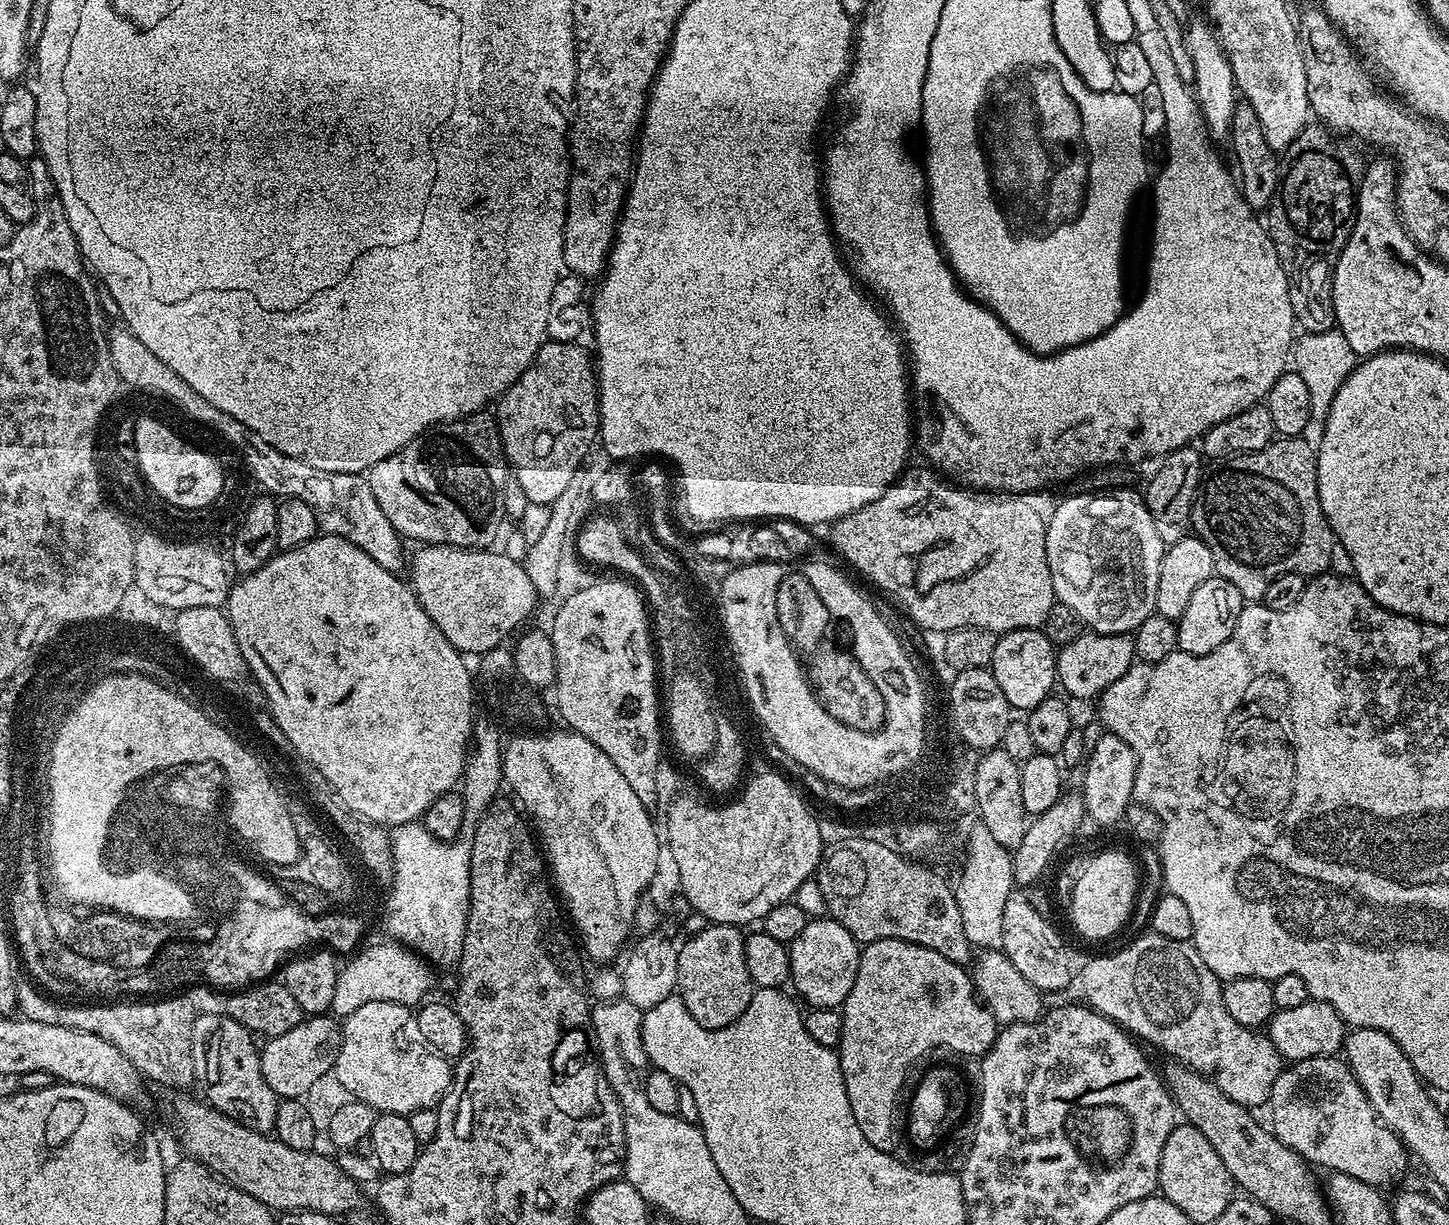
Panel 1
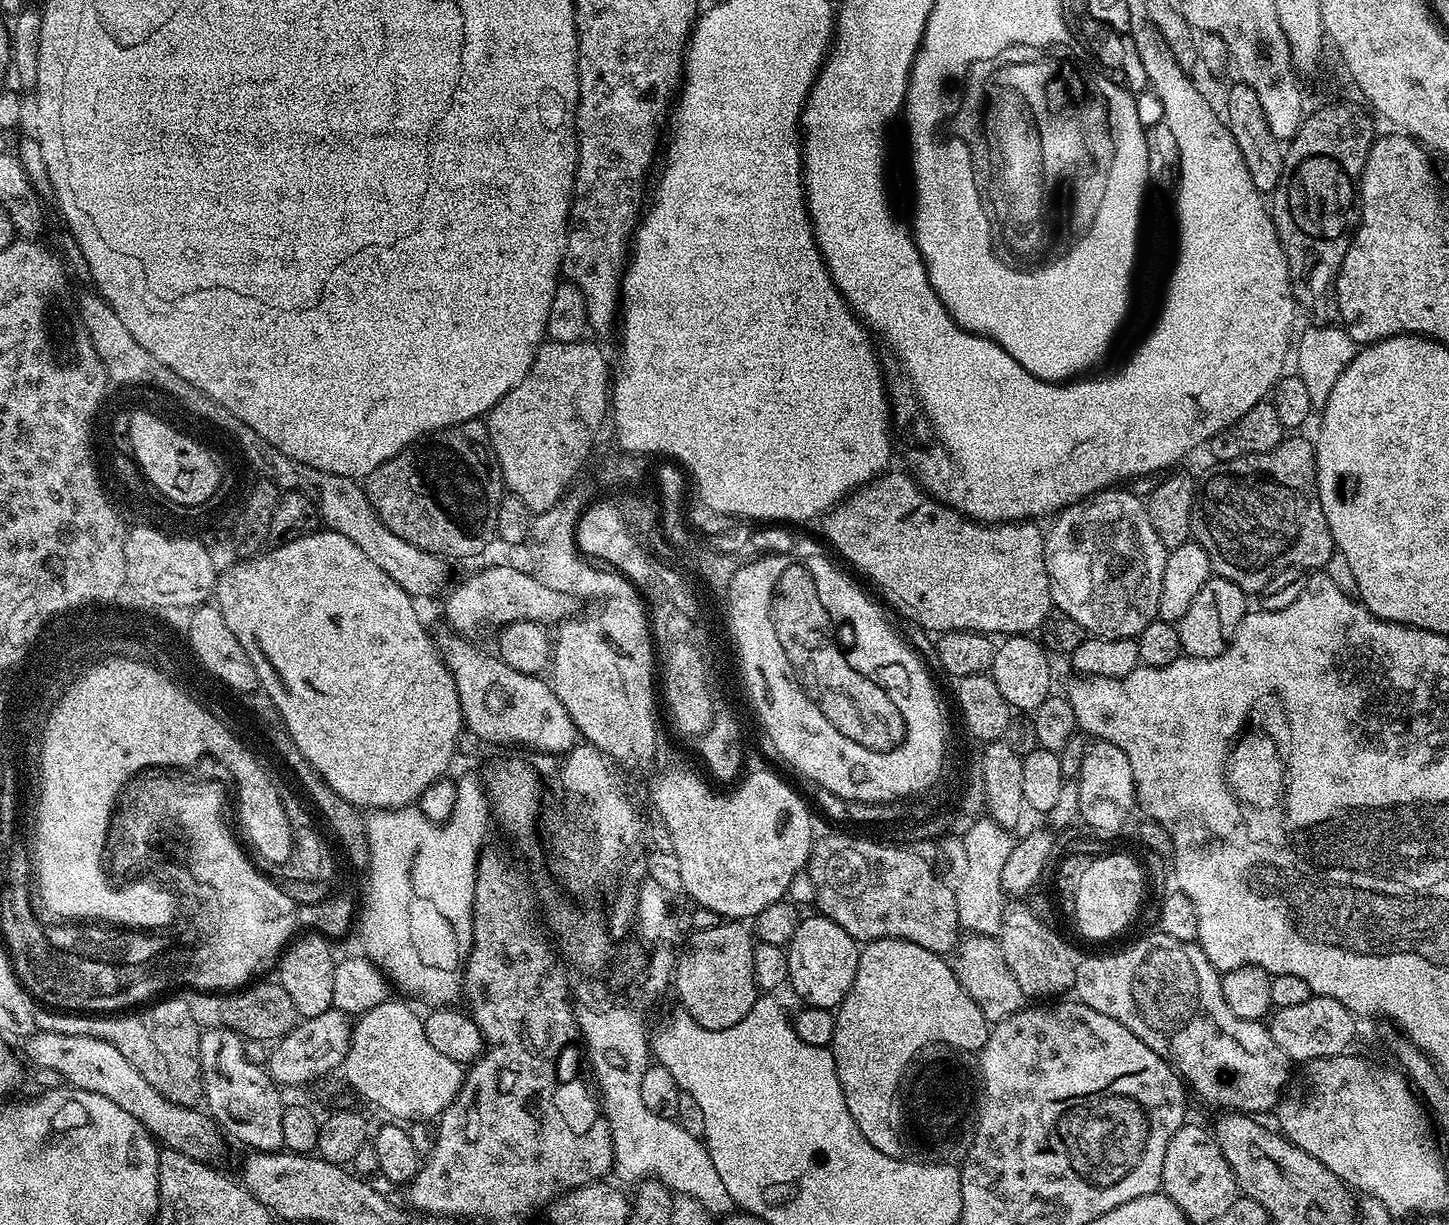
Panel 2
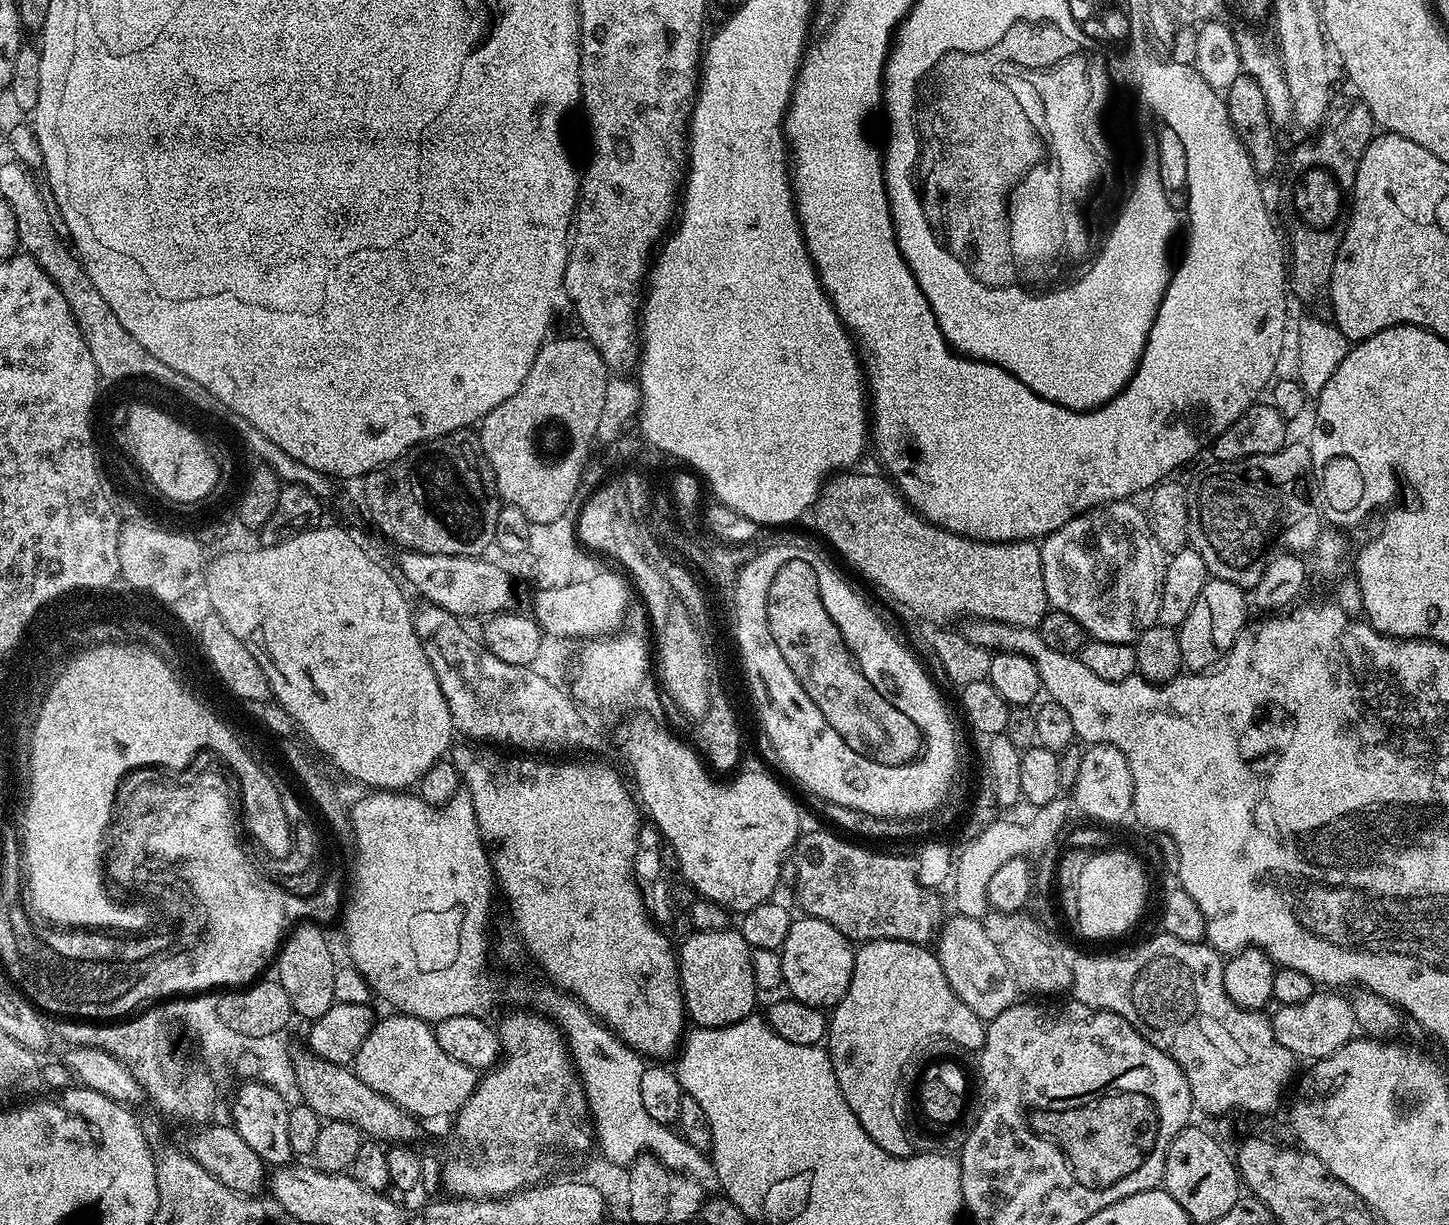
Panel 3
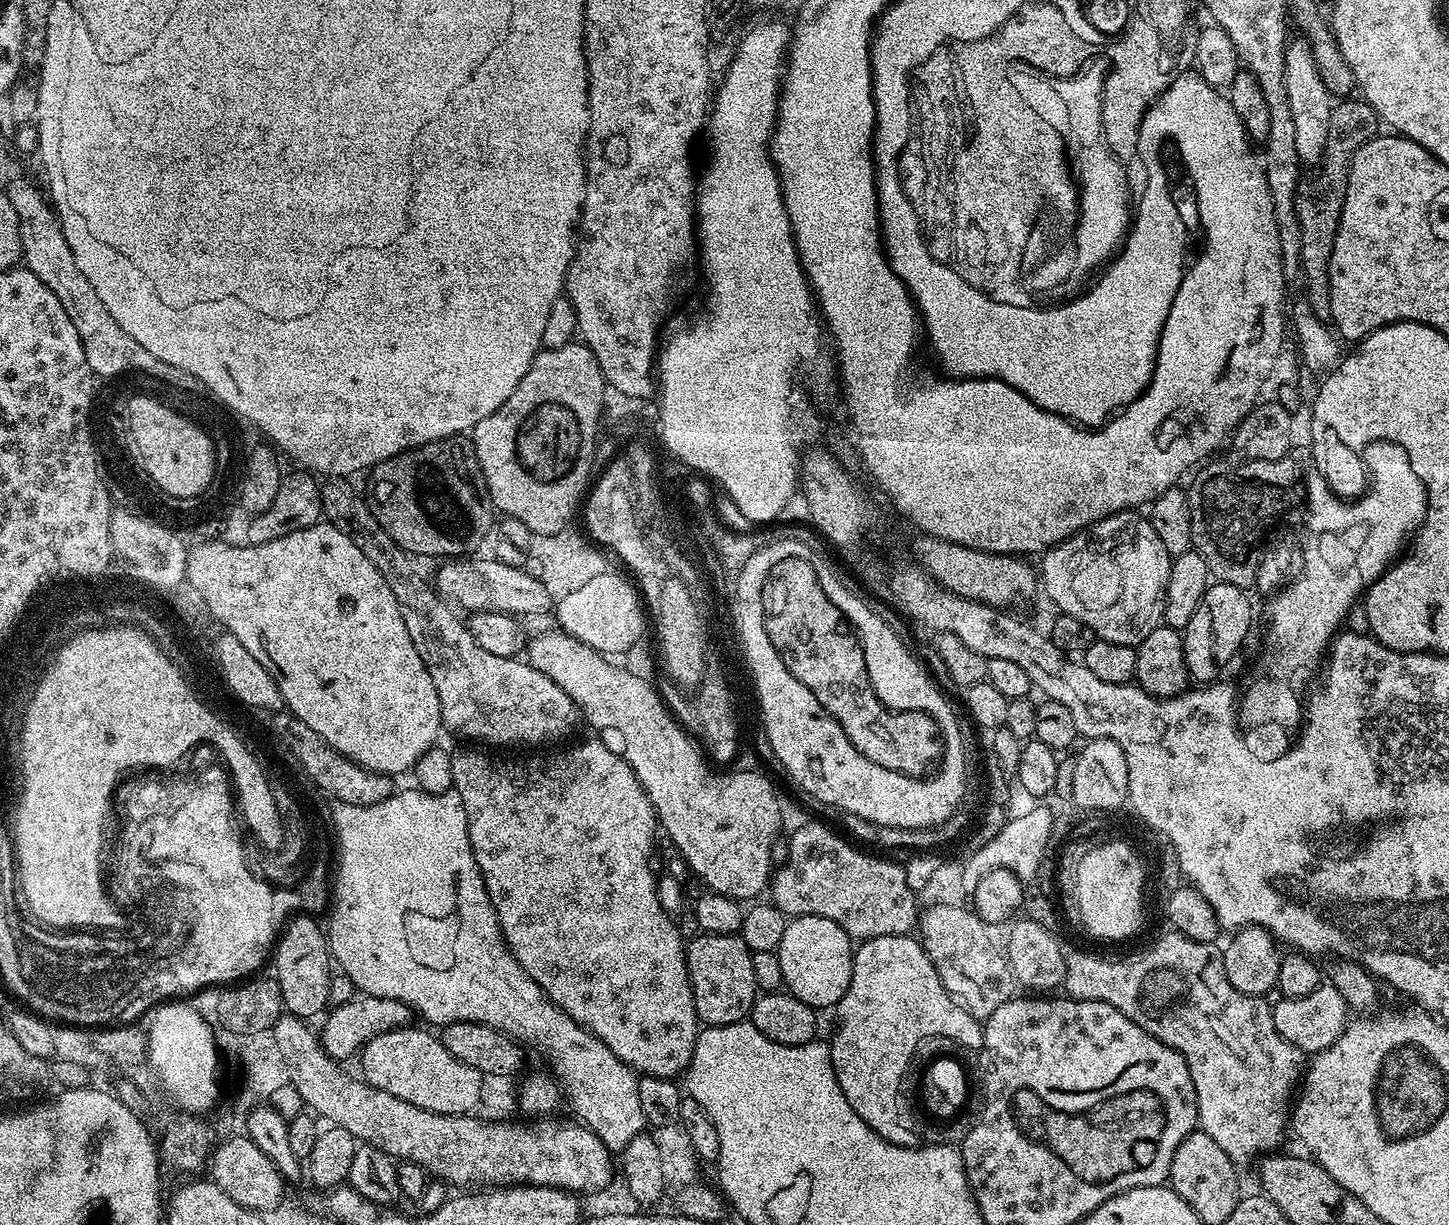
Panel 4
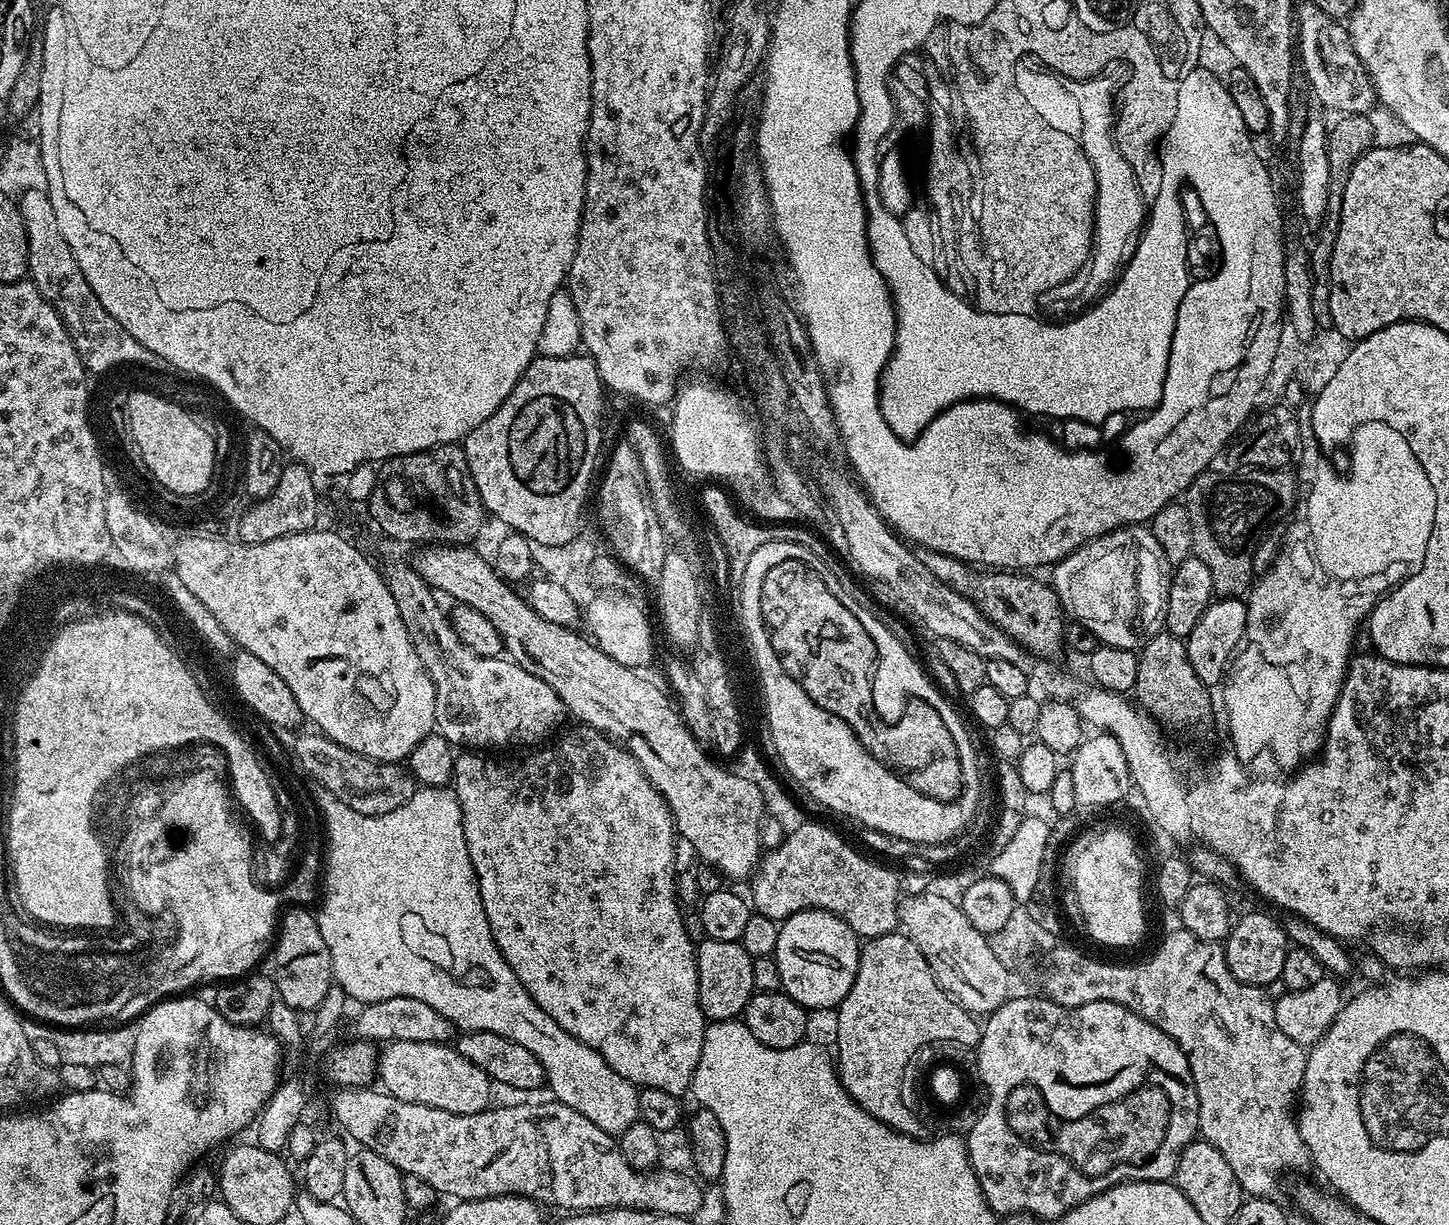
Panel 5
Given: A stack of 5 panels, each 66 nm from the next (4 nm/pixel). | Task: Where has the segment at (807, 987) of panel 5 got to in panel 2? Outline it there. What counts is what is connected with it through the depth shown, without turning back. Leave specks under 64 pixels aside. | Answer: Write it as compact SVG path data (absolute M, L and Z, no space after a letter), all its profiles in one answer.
M819 914L805 915L801 919L798 930L794 930L794 938L786 945L790 988L793 988L804 999L805 1005L829 1010L839 1008L854 982L854 974L858 970L858 962L860 961L860 949L861 945L857 940L850 938L850 934L846 934L846 930L842 930L842 926L838 926L838 922Z

